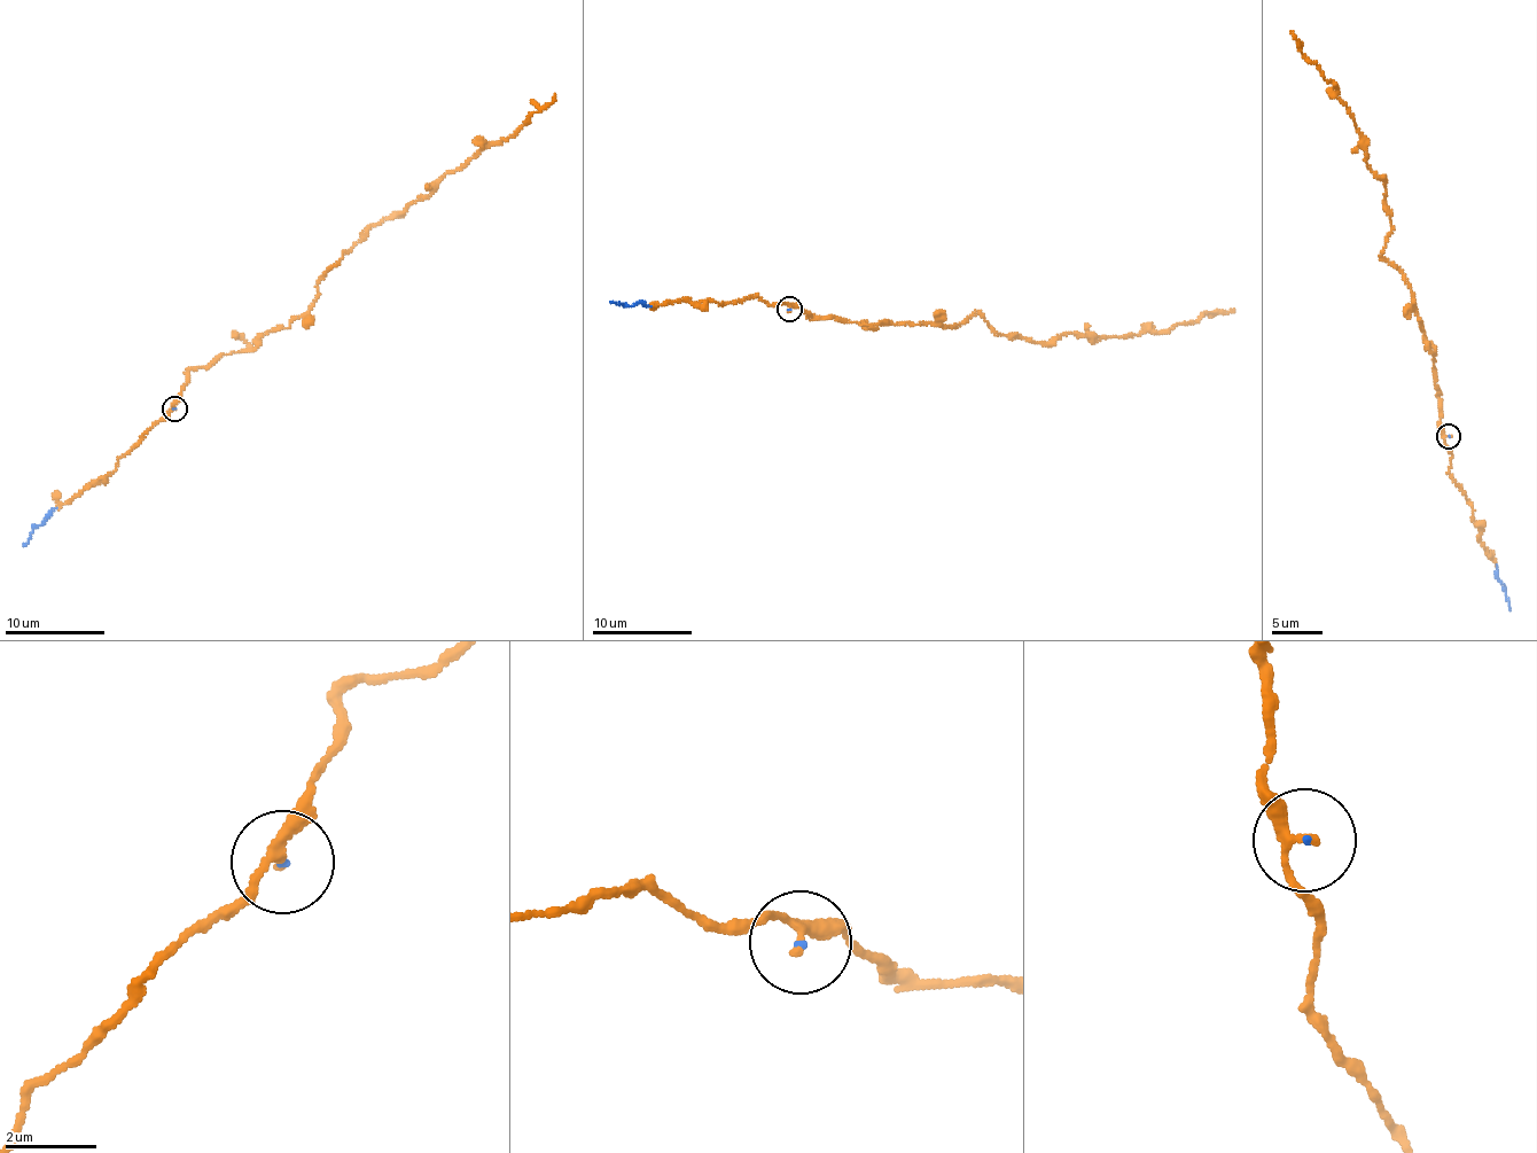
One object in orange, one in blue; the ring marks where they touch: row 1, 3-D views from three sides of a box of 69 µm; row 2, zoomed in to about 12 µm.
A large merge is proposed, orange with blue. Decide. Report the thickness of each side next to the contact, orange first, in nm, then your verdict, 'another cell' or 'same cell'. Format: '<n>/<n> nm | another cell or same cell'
200/50 nm | same cell

